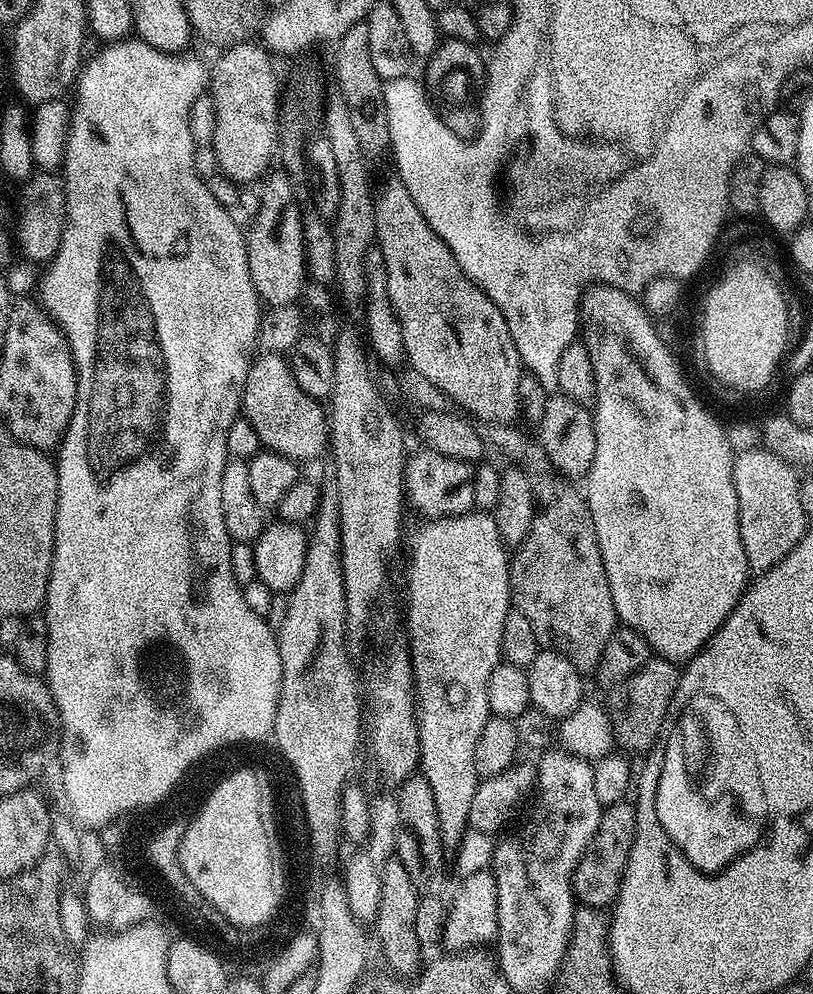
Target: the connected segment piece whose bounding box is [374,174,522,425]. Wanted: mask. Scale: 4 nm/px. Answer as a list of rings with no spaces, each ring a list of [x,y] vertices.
[[[391,174],[378,188],[376,201],[376,234],[378,245],[384,259],[384,273],[388,283],[388,297],[402,326],[404,355],[407,363],[412,363],[411,371],[428,379],[445,393],[454,405],[461,404],[463,411],[485,425],[490,423],[511,424],[520,416],[518,398],[518,378],[522,374],[520,355],[510,338],[510,326],[502,318],[502,310],[478,285],[473,282],[461,261],[446,246],[446,242],[428,224],[427,216],[422,214],[420,204],[410,198],[399,175]]]

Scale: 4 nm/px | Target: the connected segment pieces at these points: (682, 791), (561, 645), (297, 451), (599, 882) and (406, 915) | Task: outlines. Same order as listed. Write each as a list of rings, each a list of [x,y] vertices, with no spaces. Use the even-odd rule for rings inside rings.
[[[699,694],[693,696],[675,720],[672,733],[671,728],[667,733],[668,740],[666,736],[662,774],[658,778],[656,791],[660,831],[672,839],[676,849],[700,872],[721,872],[761,843],[765,835],[770,806],[766,802],[766,794],[762,794],[760,771],[734,714],[730,714],[727,704],[718,698]]]
[[[560,478],[555,479],[550,481],[549,484],[539,485],[538,495],[536,496],[536,513],[533,516],[533,524],[530,526],[530,534],[518,545],[514,555],[511,557],[508,566],[508,577],[510,578],[510,590],[512,591],[512,608],[515,611],[526,614],[526,619],[530,621],[530,627],[534,629],[534,634],[538,634],[538,642],[541,646],[551,646],[555,651],[561,652],[566,658],[570,658],[570,662],[574,662],[574,666],[581,674],[592,674],[595,673],[597,666],[600,664],[602,650],[606,650],[606,642],[610,642],[610,634],[615,632],[618,627],[616,607],[614,606],[612,591],[610,590],[610,582],[606,578],[602,550],[598,546],[598,534],[594,530],[594,518],[588,509],[585,493],[581,489],[579,492],[572,485],[575,483],[565,482]]]
[[[264,352],[249,363],[242,415],[250,422],[250,426],[254,426],[261,445],[267,451],[277,452],[291,460],[312,460],[323,448],[325,451],[329,447],[329,413],[321,401],[310,398],[310,394],[298,386],[291,363],[283,355]]]
[[[623,800],[617,804],[607,805],[600,813],[598,830],[590,842],[590,846],[582,854],[578,866],[572,875],[572,893],[575,894],[577,901],[585,908],[607,909],[615,905],[616,896],[620,893],[622,878],[626,874],[626,866],[630,858],[630,850],[636,841],[636,810],[628,800]]]
[[[395,858],[386,862],[386,870],[382,870],[382,898],[378,902],[374,929],[380,939],[380,948],[384,951],[384,960],[389,964],[387,967],[395,975],[405,978],[415,977],[422,967],[422,949],[418,934],[414,934],[414,917],[417,916],[420,898],[418,885],[410,878],[410,874],[406,874],[406,866],[402,866],[402,862]]]

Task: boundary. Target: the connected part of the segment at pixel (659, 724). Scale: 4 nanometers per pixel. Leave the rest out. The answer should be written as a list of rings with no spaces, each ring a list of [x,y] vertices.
[[[653,658],[646,661],[637,672],[630,674],[630,678],[611,689],[612,701],[607,701],[606,711],[612,719],[613,741],[619,747],[621,744],[625,753],[646,754],[661,739],[665,731],[664,719],[669,719],[668,707],[676,693],[680,674],[681,669],[673,661]]]

